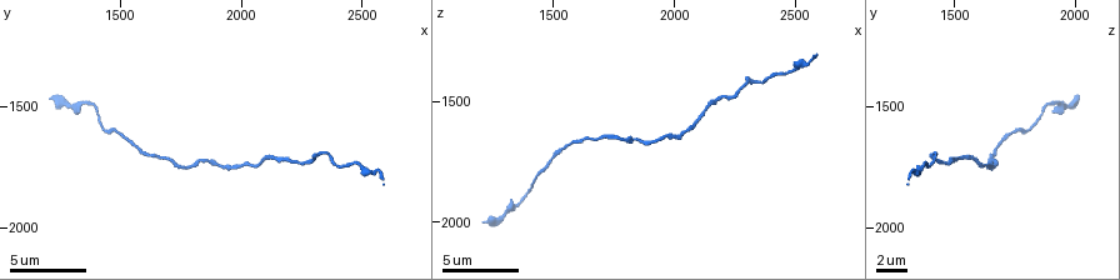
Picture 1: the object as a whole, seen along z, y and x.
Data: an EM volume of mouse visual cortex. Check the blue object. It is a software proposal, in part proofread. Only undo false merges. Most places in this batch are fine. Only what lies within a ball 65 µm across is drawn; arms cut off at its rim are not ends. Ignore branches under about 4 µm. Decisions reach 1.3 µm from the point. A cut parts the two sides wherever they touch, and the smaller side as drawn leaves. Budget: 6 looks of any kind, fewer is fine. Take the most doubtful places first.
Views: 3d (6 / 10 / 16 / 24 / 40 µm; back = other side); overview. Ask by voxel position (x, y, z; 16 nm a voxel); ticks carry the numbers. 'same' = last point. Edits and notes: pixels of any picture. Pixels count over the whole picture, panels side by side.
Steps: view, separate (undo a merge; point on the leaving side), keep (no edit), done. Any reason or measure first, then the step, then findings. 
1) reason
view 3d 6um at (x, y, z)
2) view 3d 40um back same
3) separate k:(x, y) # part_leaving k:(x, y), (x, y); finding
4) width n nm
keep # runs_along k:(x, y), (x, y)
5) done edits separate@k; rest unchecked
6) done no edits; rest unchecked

view 3d 10um at (2450, 1730, 1400)

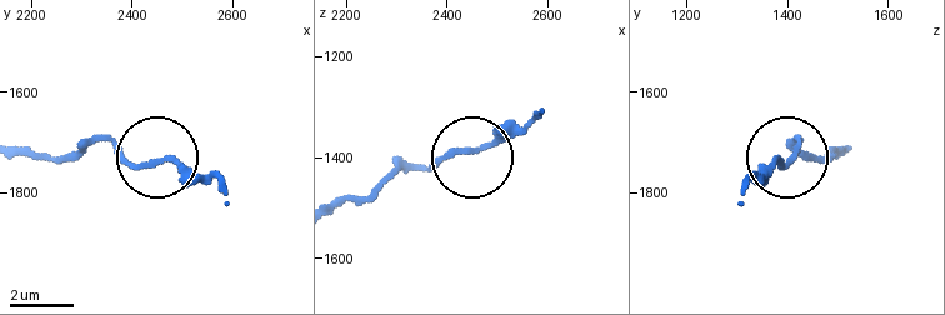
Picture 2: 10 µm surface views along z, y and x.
keep # continuous, no second neuron

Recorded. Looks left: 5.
view 3d 16um at (1860, 1730, 1680)

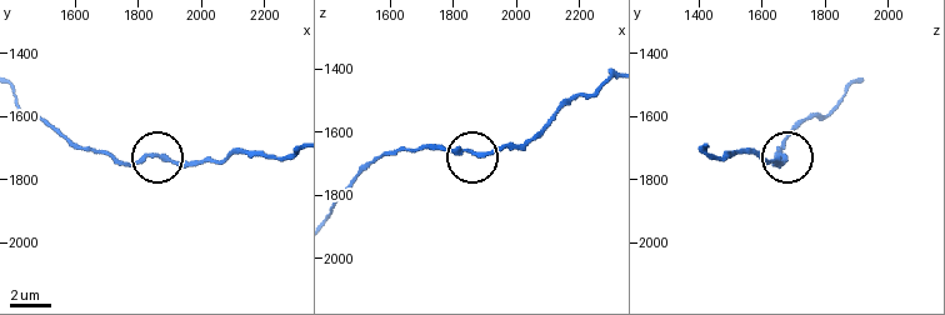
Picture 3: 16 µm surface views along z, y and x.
view 3d 6um at (1850, 1720, 1670)

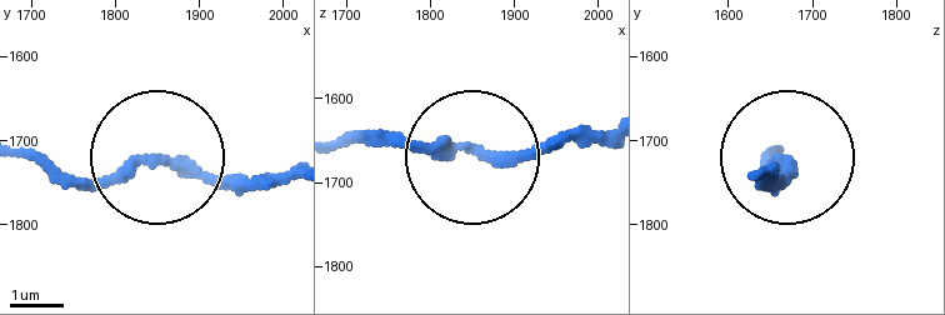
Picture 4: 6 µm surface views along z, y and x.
side_arm 15 um
keep # runs_along 4:(478, 153), (360, 140); one neuron here

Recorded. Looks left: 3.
sudden change in width
view 3d 10um at (1460, 1590, 1790)

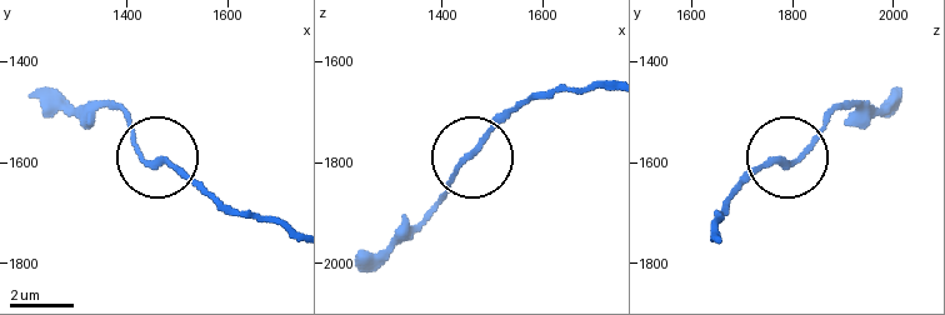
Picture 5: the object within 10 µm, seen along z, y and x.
view 3d 10um back at (1455, 1605, 1790)

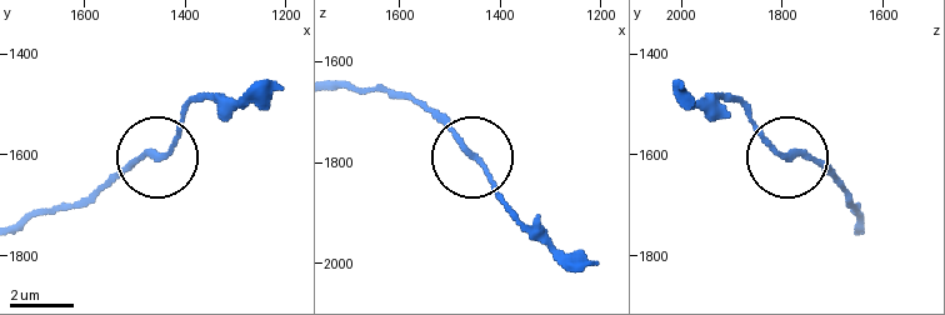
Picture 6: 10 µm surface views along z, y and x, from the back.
keep # runs_along 6:(28, 224), (84, 205), (124, 168), (165, 151), (194, 98); one neuron here

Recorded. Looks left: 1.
done no edits; rest unchecked

